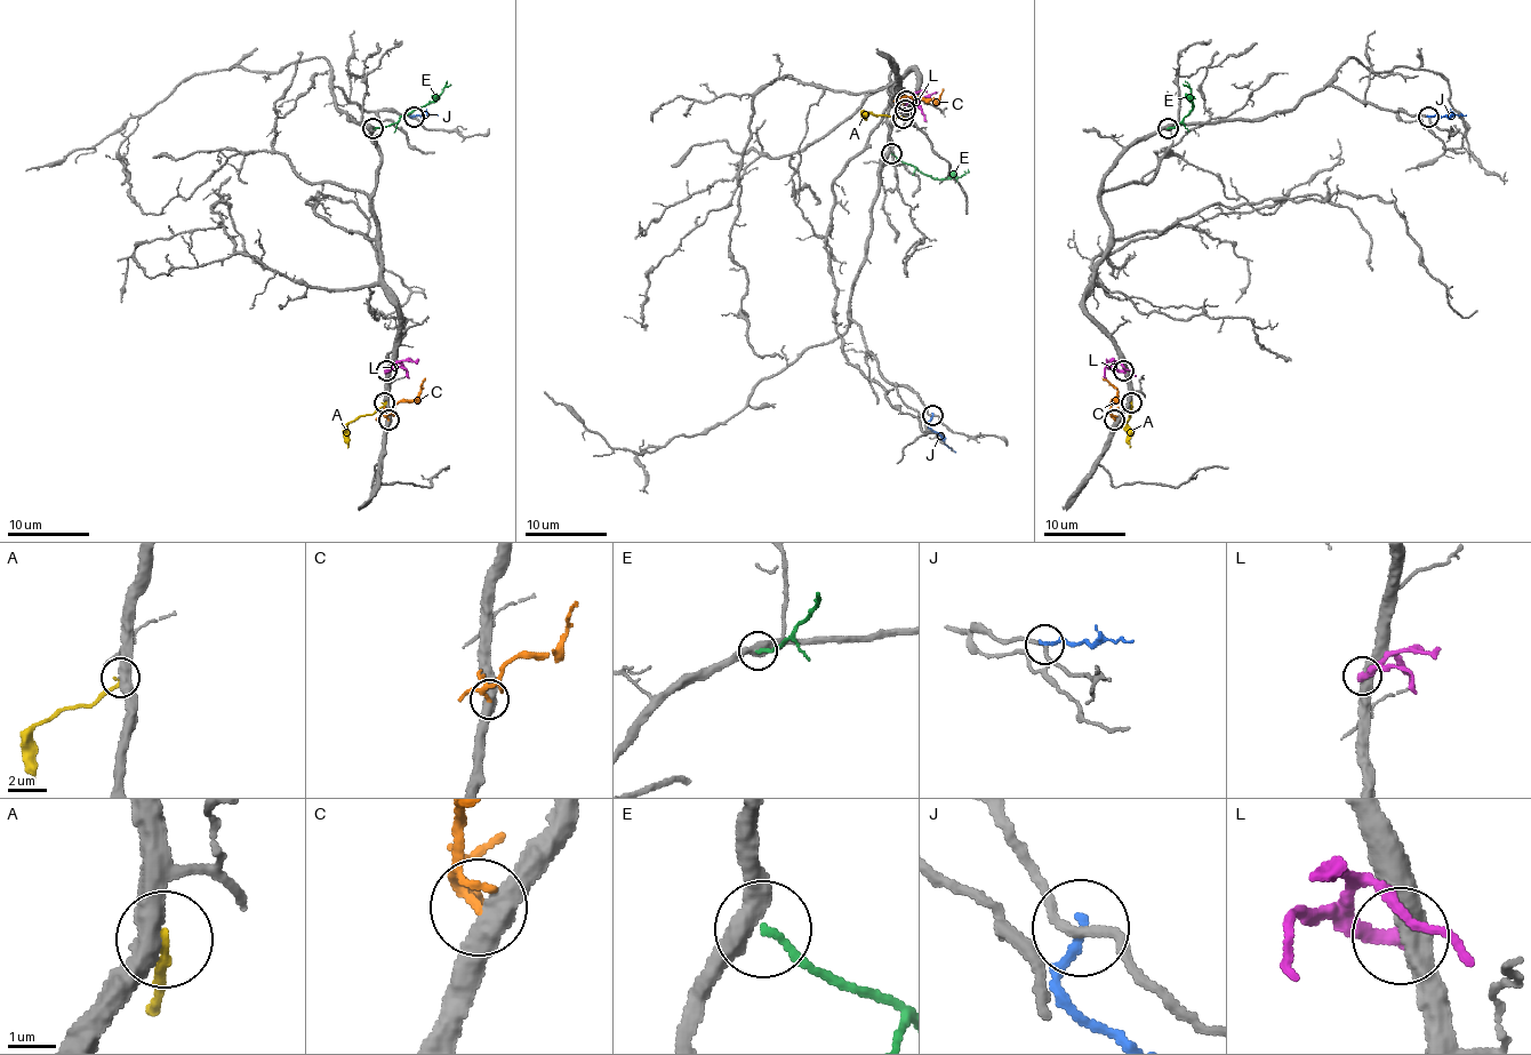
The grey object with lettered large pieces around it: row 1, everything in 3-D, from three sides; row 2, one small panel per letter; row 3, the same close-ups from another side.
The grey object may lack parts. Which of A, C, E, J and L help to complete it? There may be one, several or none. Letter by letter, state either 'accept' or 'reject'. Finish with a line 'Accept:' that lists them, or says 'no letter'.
A: reject
C: reject
E: accept
J: reject
L: reject
Accept: E

